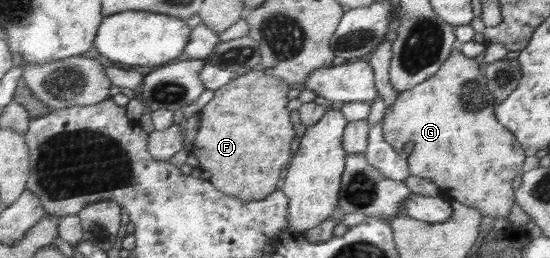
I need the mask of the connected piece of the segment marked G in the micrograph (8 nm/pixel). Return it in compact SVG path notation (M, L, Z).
M453 49L447 60L431 78L409 90L400 92L395 102L386 109L382 120L383 138L395 149L395 152L405 151L407 153L409 174L434 182L440 188L441 193L449 196L449 200L455 199L465 206L476 208L483 213L484 217L506 217L513 207L511 182L521 172L526 154L523 154L522 145L519 144L514 133L499 120L495 120L493 106L486 108L487 102L484 100L482 90L476 88L468 93L467 108L471 108L472 112L463 110L463 102L461 102L463 84L469 80L475 80L479 74L481 74L479 64L474 58Z

